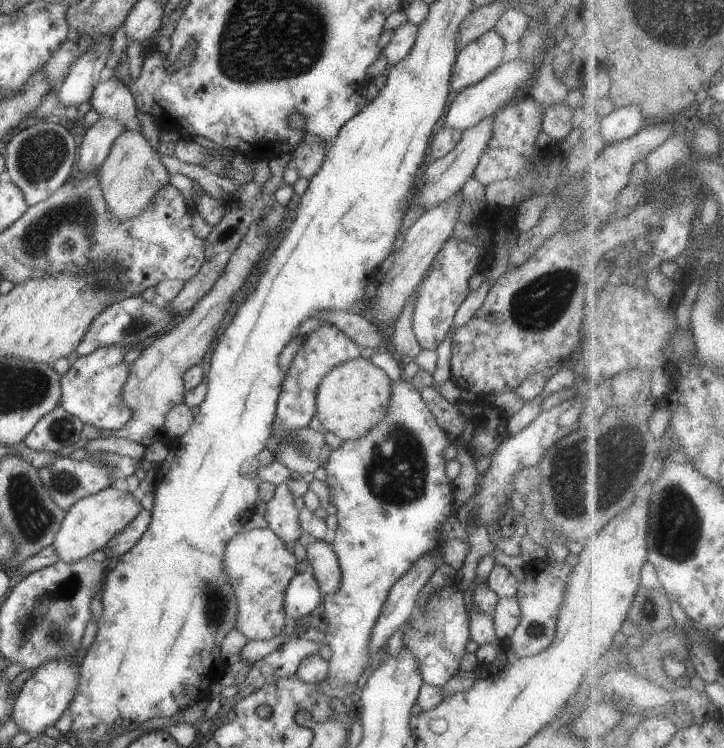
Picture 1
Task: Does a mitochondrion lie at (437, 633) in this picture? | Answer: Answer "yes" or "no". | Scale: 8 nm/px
yes

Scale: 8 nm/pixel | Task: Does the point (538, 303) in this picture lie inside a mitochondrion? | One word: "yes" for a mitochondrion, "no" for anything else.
yes

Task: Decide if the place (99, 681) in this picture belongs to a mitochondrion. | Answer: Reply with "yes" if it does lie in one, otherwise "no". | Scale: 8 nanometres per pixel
no

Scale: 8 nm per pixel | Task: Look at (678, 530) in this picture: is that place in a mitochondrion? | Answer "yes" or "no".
yes

